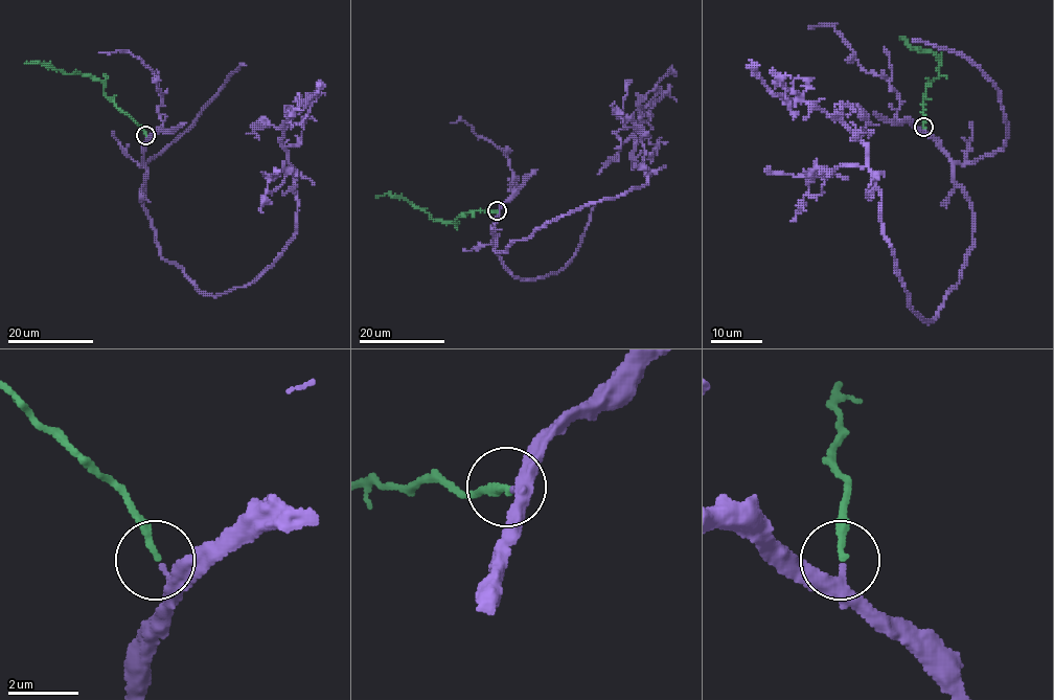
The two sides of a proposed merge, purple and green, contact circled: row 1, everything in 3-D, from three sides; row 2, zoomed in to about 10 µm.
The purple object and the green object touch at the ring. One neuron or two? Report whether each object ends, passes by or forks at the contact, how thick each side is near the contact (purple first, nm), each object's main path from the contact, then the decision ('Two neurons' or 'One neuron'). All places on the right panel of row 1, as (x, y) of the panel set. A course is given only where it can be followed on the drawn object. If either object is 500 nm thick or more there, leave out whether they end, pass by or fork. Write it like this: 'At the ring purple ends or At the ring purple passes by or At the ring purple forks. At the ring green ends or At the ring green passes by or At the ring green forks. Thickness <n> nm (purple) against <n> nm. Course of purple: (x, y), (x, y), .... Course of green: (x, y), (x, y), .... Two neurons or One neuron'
At the ring purple passes by. At the ring green ends. Thickness 280 nm (purple) against 200 nm. Course of purple: (923, 128), (971, 208), (972, 248), (929, 323), (884, 233), (867, 145), (819, 108), (777, 97), (750, 60). Course of green: (923, 127), (925, 90), (938, 76), (939, 62), (935, 54), (920, 51), (902, 39), (907, 39). One neuron

